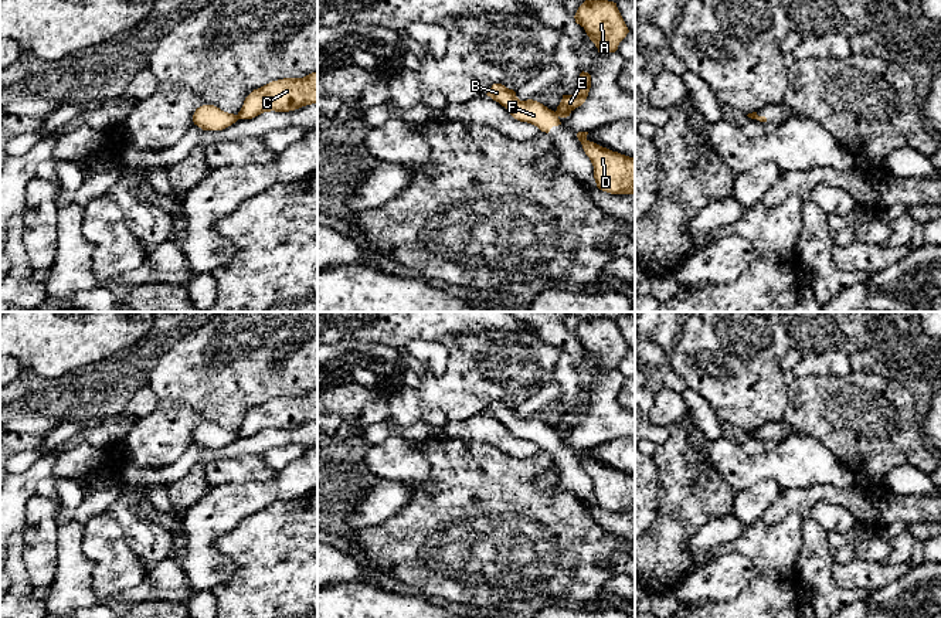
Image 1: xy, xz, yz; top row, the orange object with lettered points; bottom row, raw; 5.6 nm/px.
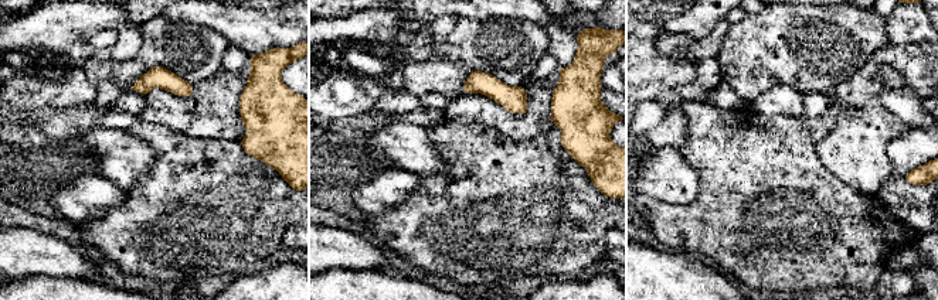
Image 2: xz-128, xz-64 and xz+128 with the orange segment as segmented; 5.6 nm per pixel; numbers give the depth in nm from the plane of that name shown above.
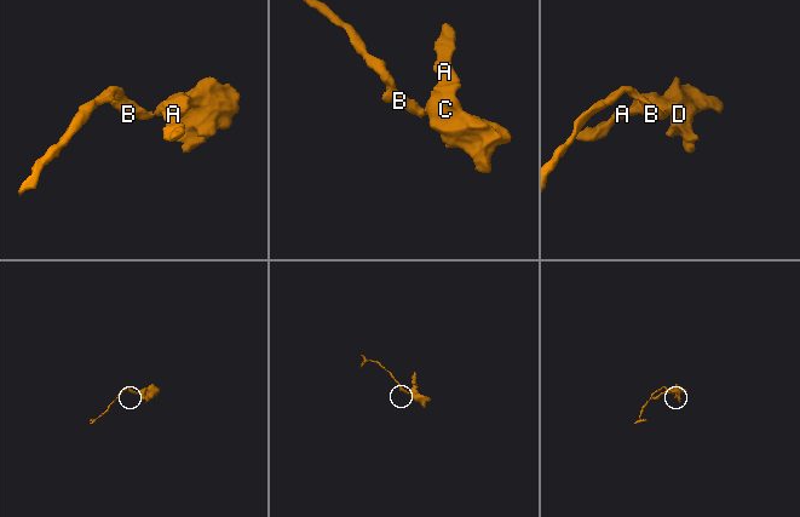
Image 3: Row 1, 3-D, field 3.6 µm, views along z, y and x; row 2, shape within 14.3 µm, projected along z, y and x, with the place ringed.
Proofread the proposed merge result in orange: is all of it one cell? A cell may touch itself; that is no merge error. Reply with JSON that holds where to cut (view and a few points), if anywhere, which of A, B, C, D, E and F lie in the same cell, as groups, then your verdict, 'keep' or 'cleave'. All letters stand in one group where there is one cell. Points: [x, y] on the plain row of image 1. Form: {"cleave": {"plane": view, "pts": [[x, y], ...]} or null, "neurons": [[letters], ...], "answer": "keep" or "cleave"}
{"cleave": {"plane": "xz", "pts": [[554, 430], [557, 434]]}, "neurons": [["A", "C", "D", "E"], ["B", "F"]], "answer": "cleave"}

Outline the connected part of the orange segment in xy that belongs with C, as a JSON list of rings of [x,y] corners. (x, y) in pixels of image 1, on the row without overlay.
[[[317,391],[283,395],[254,407],[244,418],[240,437],[252,437],[264,429],[289,429],[317,420]]]

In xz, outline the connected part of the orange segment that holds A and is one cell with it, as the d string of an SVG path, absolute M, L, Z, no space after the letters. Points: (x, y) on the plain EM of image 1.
M585 318L574 336L585 347L599 371L615 370L629 350L614 319Z

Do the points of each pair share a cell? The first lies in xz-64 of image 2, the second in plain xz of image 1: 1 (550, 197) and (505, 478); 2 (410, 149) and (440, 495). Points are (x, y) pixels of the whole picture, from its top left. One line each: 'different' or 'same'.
1: same
2: different

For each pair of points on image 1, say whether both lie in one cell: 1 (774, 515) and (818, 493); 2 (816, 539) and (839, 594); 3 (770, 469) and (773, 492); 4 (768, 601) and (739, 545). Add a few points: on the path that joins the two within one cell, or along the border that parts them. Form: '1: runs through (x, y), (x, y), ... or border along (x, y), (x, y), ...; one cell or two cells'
1: runs through (785, 503), (807, 498); one cell
2: runs through (816, 553), (816, 564), (825, 583); one cell
3: border along (782, 488), (771, 479), (758, 479), (740, 492); two cells
4: runs through (768, 586), (768, 567), (754, 553); one cell

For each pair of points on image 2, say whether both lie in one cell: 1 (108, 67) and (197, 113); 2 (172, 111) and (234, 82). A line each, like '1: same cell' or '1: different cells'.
1: different cells
2: same cell

